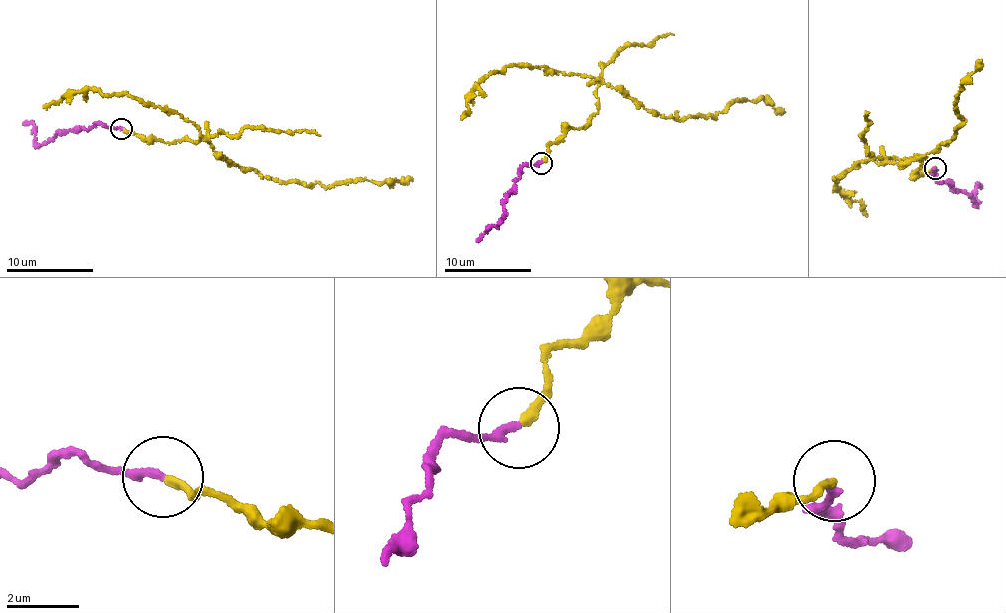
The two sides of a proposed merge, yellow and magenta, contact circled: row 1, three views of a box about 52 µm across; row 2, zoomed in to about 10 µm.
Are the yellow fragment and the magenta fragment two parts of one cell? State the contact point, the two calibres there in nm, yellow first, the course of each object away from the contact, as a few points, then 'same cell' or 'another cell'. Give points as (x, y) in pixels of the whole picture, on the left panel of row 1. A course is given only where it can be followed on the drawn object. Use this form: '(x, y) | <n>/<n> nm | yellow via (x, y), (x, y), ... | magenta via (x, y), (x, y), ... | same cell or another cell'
(121, 129) | 220/240 nm | yellow via (121, 127), (150, 141), (195, 142), (205, 135), (238, 166), (308, 187), (412, 179) | magenta via (120, 128), (99, 123), (87, 131), (64, 131), (38, 146), (34, 126), (23, 123) | same cell

